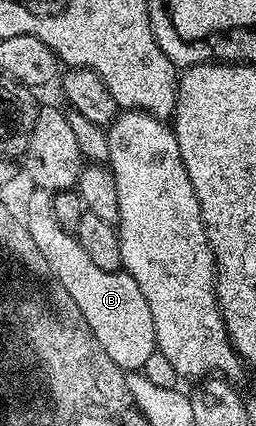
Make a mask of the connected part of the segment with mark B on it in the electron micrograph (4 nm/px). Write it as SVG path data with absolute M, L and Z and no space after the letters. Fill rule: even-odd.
M35 188L24 207L27 227L50 267L51 276L72 296L106 355L125 372L140 371L157 350L155 322L140 285L125 271L105 271L92 261L78 239L59 225L53 213L51 192Z

